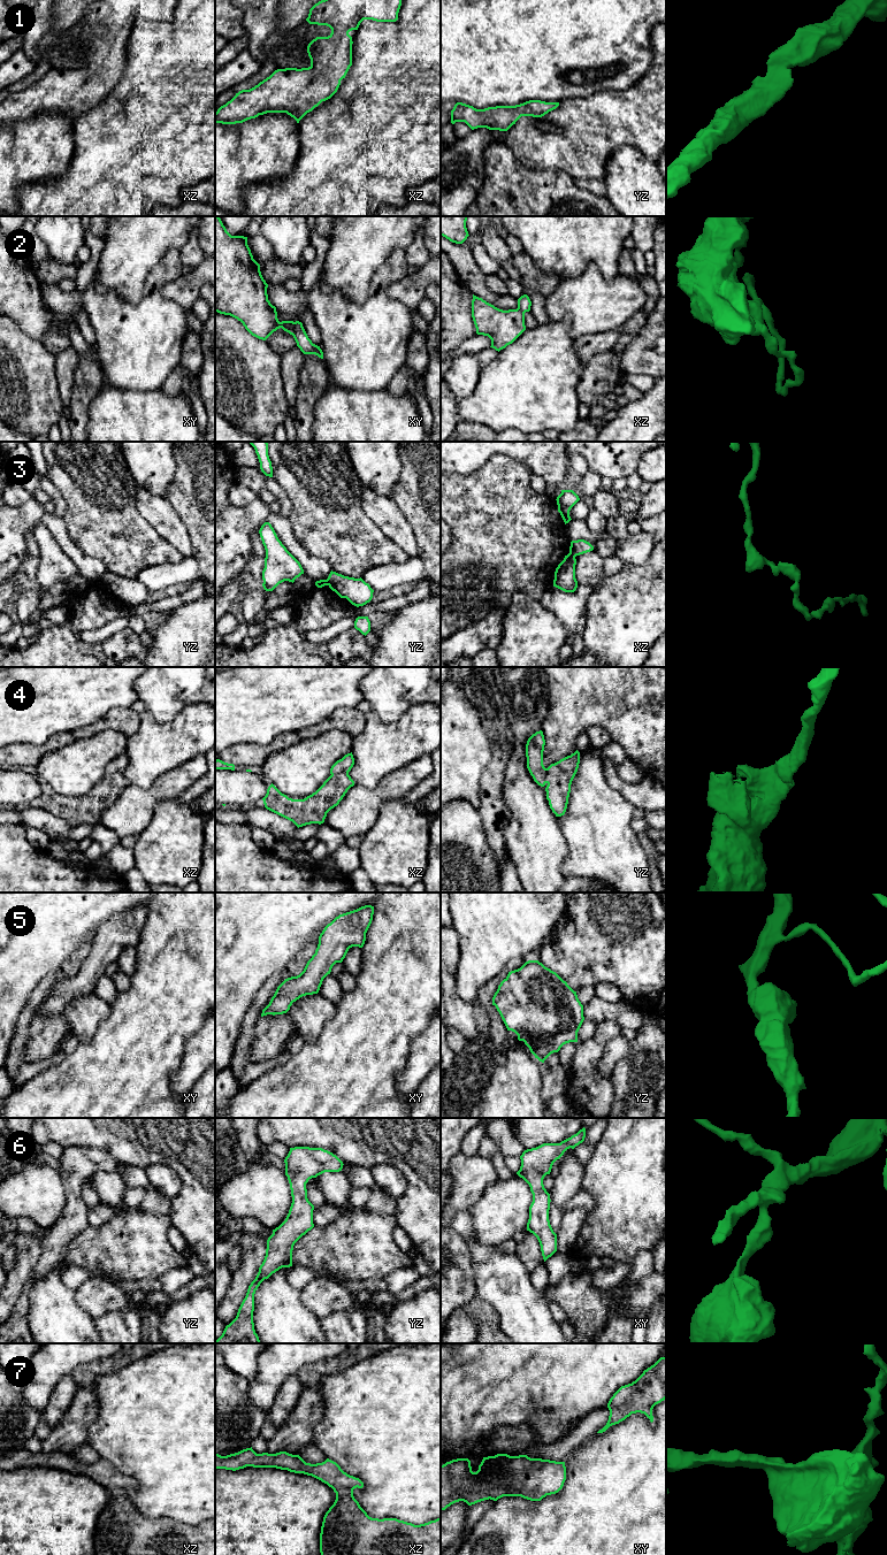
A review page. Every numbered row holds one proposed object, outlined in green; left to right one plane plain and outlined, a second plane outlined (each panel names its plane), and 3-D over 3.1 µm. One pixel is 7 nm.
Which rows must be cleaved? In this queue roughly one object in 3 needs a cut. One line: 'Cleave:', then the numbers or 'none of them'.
Cleave: 2, 3

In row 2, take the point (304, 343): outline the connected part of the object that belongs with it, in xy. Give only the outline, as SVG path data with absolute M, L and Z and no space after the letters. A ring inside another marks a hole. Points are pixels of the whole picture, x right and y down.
M299 321L295 322L293 338L297 343L297 346L304 354L315 354L319 358L323 359L322 350L320 346L312 343L303 327L303 323Z

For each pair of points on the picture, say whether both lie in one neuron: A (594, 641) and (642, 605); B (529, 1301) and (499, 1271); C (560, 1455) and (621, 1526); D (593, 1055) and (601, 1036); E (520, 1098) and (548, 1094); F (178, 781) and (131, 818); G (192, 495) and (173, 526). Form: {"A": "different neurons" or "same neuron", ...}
{"A": "same neuron", "B": "same neuron", "C": "different neurons", "D": "same neuron", "E": "different neurons", "F": "same neuron", "G": "different neurons"}

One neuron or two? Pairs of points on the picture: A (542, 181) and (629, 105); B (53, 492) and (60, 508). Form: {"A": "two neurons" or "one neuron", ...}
{"A": "two neurons", "B": "one neuron"}

